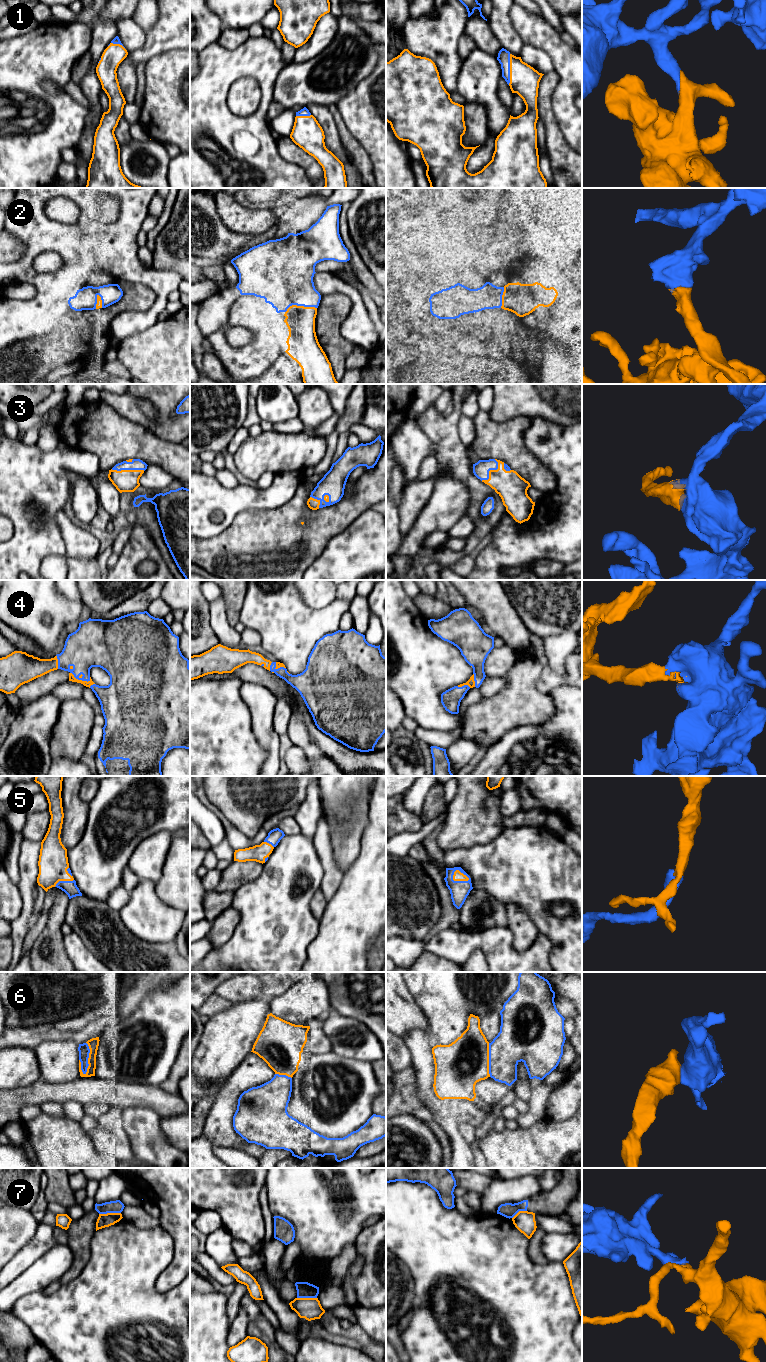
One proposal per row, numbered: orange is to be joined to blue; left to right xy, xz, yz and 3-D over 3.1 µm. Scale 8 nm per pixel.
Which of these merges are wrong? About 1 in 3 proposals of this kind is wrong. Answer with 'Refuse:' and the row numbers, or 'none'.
Refuse: 6, 7

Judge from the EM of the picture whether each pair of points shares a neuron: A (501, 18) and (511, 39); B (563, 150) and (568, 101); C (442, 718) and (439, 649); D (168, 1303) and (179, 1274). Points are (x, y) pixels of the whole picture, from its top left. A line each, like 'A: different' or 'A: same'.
A: same
B: different
C: same
D: different

